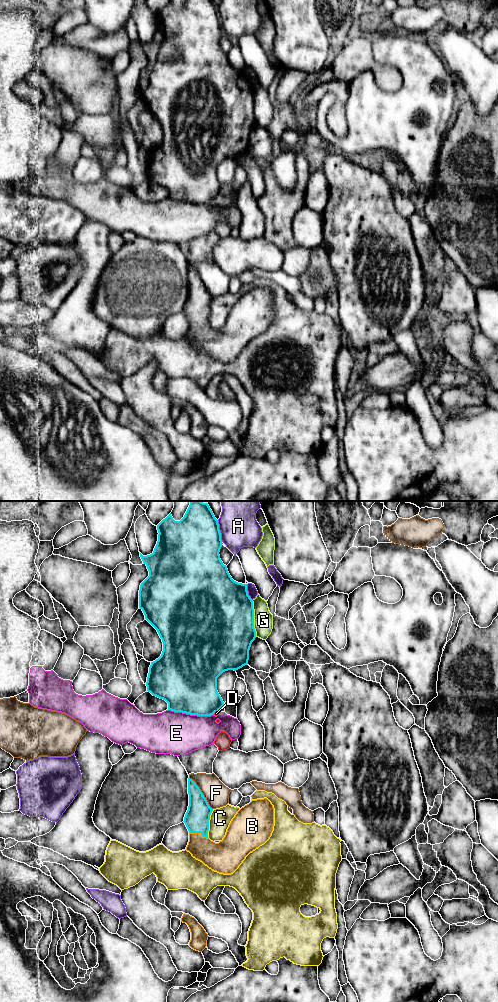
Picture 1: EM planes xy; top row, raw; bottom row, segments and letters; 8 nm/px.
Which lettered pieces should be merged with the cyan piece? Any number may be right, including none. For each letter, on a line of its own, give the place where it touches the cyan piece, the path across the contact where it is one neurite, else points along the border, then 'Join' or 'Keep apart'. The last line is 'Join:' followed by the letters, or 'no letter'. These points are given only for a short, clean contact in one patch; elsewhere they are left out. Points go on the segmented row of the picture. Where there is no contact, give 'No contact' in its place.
A: Touches cyan at xy (219, 531). Keep apart
B: Touches cyan at xy (198, 832). Path across: xy (197, 817), (198, 832), (218, 856). Join
C: Touches cyan at xy (208, 823). Keep apart
D: Touches cyan at xy (215, 711). Keep apart
E: Touches cyan at xy (191, 714). Keep apart
F: Touches cyan at xy (202, 793). Boundary: xy (189, 777), (212, 809). Keep apart
G: Touches cyan at xy (253, 618). Keep apart
Join: B

